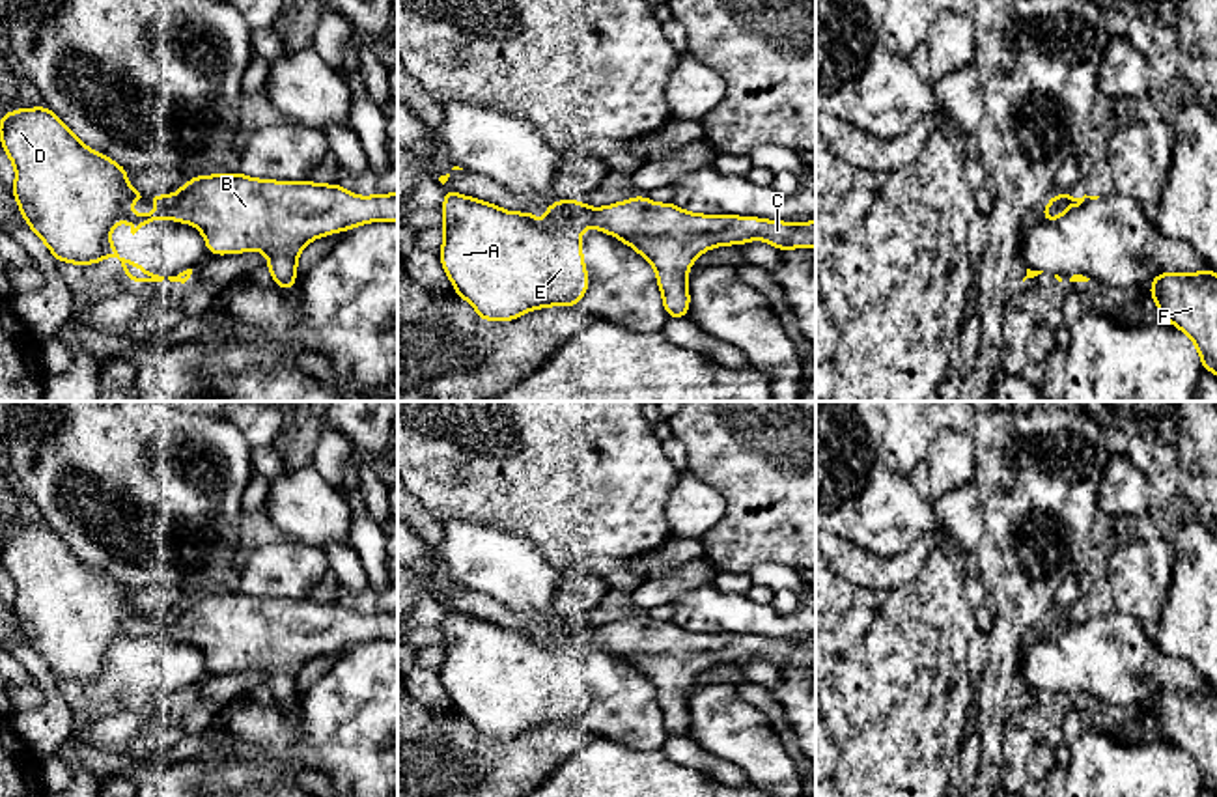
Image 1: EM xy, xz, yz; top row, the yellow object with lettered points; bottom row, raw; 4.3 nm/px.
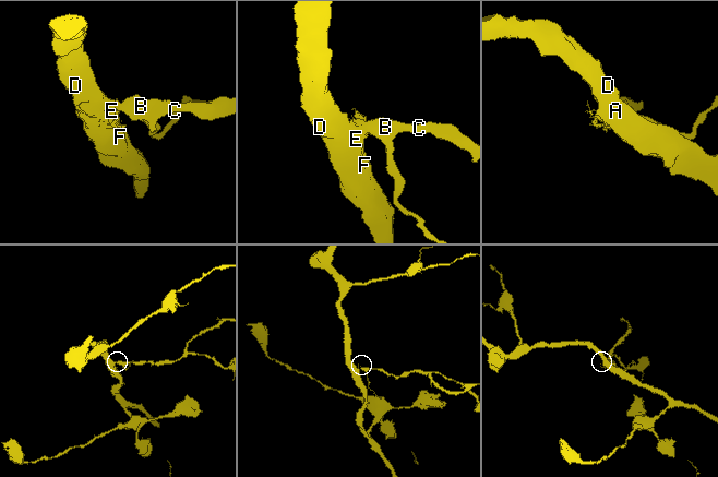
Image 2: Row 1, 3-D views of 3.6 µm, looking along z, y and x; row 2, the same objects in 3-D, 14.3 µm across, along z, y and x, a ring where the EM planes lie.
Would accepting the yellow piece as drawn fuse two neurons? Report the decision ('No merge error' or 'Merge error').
Merge error

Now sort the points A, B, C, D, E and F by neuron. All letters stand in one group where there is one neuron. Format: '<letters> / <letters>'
A D E F / B C

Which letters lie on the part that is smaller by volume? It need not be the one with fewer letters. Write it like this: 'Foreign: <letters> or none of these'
Foreign: B, C

